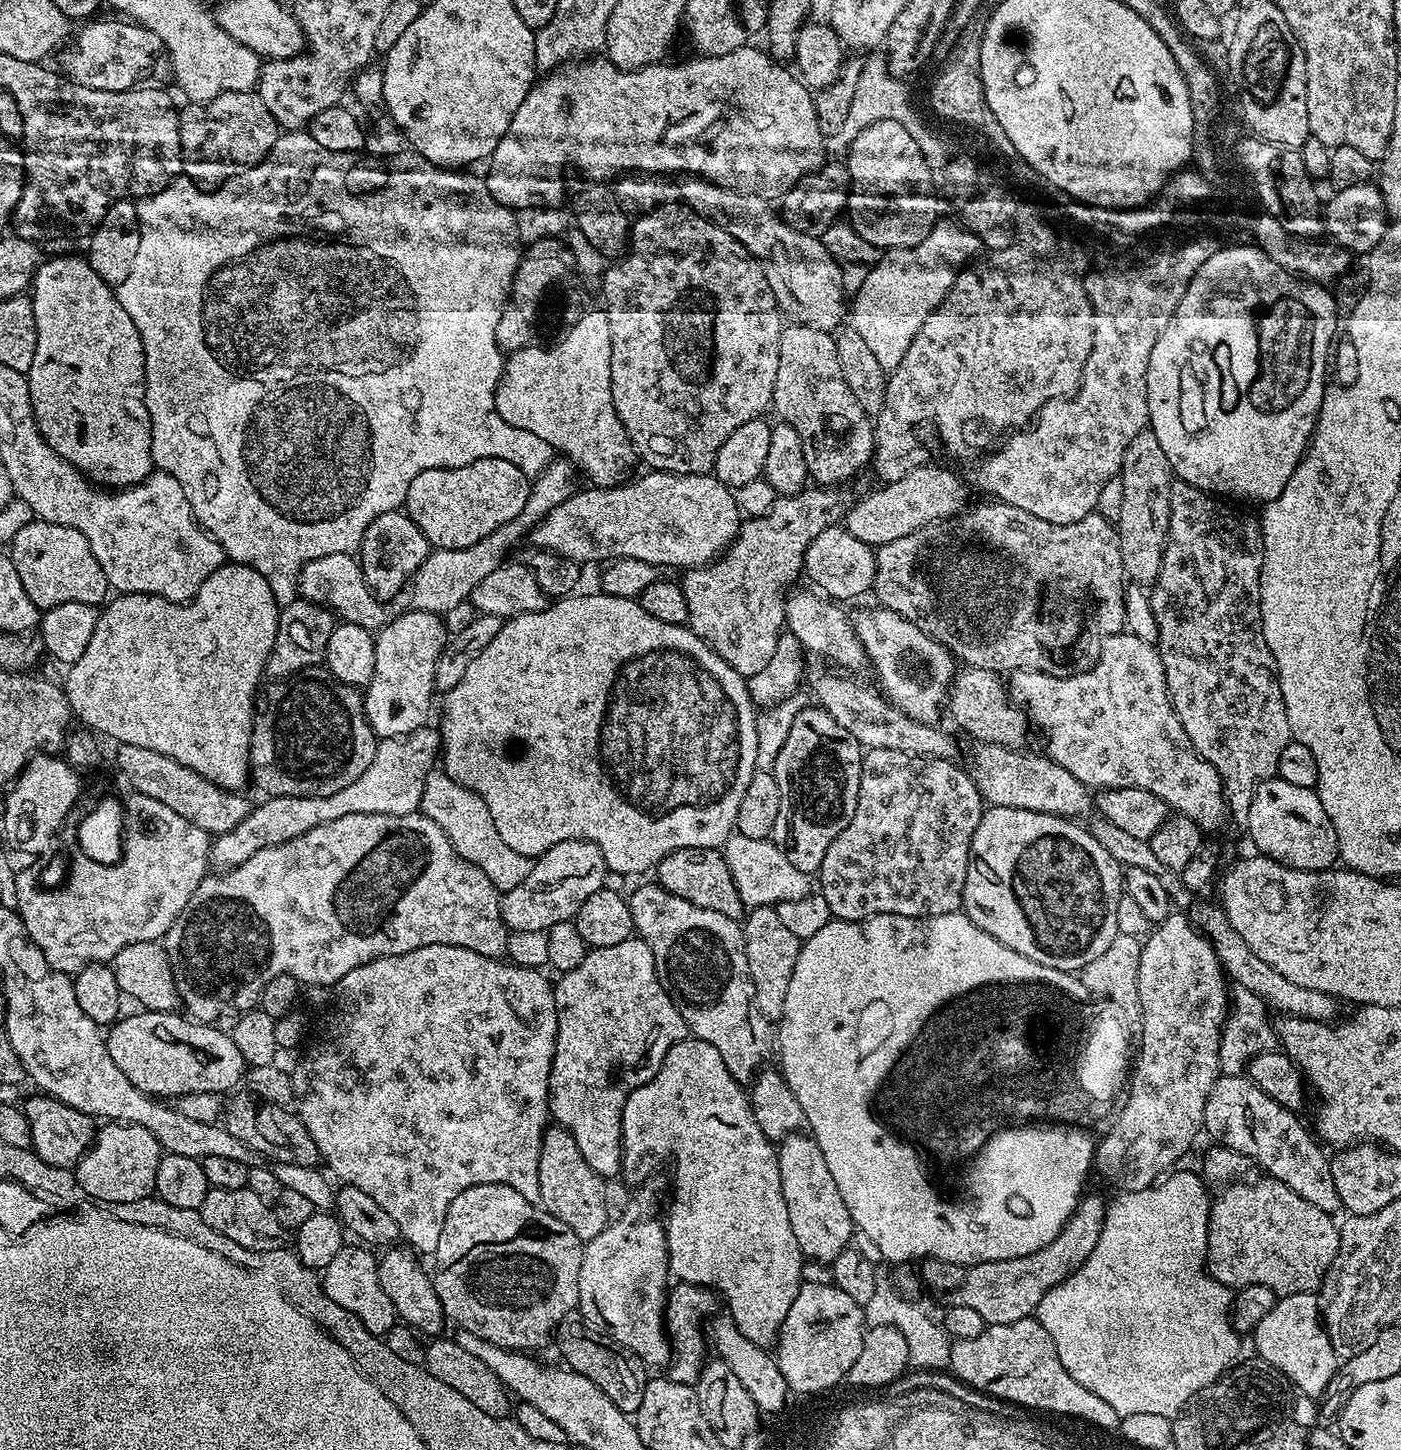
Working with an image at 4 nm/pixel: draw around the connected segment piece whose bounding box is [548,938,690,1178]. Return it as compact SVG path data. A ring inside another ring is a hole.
M631 938L616 946L593 948L574 970L563 973L559 979L554 984L558 1034L548 1079L548 1111L551 1119L574 1138L590 1170L605 1178L619 1177L624 1163L620 1139L626 1098L638 1086L652 1081L670 1046L689 1039L690 1033L682 1014L678 1014L674 1002L658 982L656 963L645 940Z

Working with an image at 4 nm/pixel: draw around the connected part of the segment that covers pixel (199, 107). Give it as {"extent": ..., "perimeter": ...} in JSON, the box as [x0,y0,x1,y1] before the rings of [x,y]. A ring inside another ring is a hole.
{"extent":[179,92,282,186],"perimeter":[[[227,92],[218,98],[203,102],[192,102],[189,108],[179,113],[181,130],[181,154],[183,156],[183,175],[196,181],[200,186],[219,186],[230,178],[253,168],[270,154],[274,142],[282,134],[279,124],[274,122],[274,114],[266,110],[266,102],[255,92]]]}

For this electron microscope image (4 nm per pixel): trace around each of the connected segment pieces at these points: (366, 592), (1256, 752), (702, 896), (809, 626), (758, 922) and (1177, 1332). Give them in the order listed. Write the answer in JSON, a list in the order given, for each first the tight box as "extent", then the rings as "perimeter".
[{"extent":[298,552,386,630],"perimeter":[[[347,552],[326,554],[326,558],[314,558],[314,562],[307,564],[300,572],[298,592],[311,604],[321,604],[345,624],[379,630],[386,623],[385,605],[374,595],[372,587],[366,582],[359,559]]]},{"extent":[1150,479,1293,821],"perimeter":[[[1173,479],[1170,486],[1170,526],[1168,527],[1168,540],[1164,543],[1164,553],[1162,554],[1162,570],[1156,583],[1150,588],[1150,606],[1154,610],[1154,622],[1158,622],[1158,638],[1156,644],[1162,658],[1162,666],[1166,674],[1166,686],[1168,687],[1168,696],[1172,699],[1174,710],[1178,714],[1178,718],[1182,722],[1182,726],[1186,730],[1186,734],[1190,738],[1192,748],[1206,762],[1210,762],[1210,766],[1214,766],[1214,770],[1218,770],[1218,778],[1222,782],[1222,790],[1224,791],[1224,801],[1228,803],[1228,810],[1231,819],[1247,821],[1250,814],[1250,802],[1254,802],[1254,790],[1258,790],[1258,786],[1262,786],[1262,782],[1273,779],[1280,771],[1280,759],[1282,758],[1282,750],[1286,750],[1288,744],[1293,743],[1292,731],[1290,730],[1290,722],[1286,718],[1286,702],[1282,698],[1282,686],[1280,679],[1276,673],[1276,663],[1274,662],[1274,654],[1270,654],[1270,646],[1266,646],[1266,638],[1262,634],[1262,618],[1260,617],[1260,571],[1264,565],[1264,536],[1260,533],[1259,523],[1255,519],[1251,520],[1248,516],[1239,516],[1232,508],[1227,508],[1227,503],[1221,502],[1215,495],[1203,492],[1200,488],[1195,488],[1186,483],[1185,480]]]},{"extent":[654,848,746,921],"perimeter":[[[683,848],[671,852],[662,858],[654,869],[655,879],[660,887],[678,898],[686,898],[694,906],[702,910],[714,910],[718,914],[726,914],[726,918],[739,921],[746,909],[738,890],[734,886],[734,878],[726,866],[723,855],[714,848]]]},{"extent":[784,591,865,674],"perimeter":[[[815,591],[795,592],[787,597],[788,605],[784,615],[787,631],[796,635],[798,642],[809,653],[817,652],[818,655],[825,656],[826,659],[833,660],[844,668],[849,668],[849,670],[844,669],[849,673],[856,674],[854,672],[860,667],[865,667],[864,647],[856,633],[855,623],[840,609],[843,607]]]},{"extent":[742,904,802,1022],"perimeter":[[[771,904],[751,909],[743,917],[742,927],[746,962],[754,986],[752,999],[768,1021],[778,1022],[784,1017],[786,990],[790,990],[790,978],[794,978],[794,966],[798,962],[802,942],[794,938],[794,933],[778,919],[776,909]]]},{"extent":[1034,1170,1242,1418],"perimeter":[[[1176,1170],[1165,1175],[1162,1182],[1157,1182],[1150,1188],[1120,1192],[1117,1200],[1113,1204],[1111,1201],[1104,1209],[1102,1232],[1098,1234],[1094,1250],[1090,1250],[1090,1258],[1086,1258],[1082,1267],[1076,1272],[1071,1272],[1061,1284],[1051,1288],[1042,1298],[1042,1302],[1038,1302],[1034,1313],[1034,1318],[1046,1330],[1046,1334],[1050,1334],[1054,1342],[1054,1350],[1058,1350],[1058,1358],[1062,1358],[1062,1366],[1066,1366],[1070,1378],[1074,1378],[1074,1382],[1082,1382],[1082,1386],[1098,1394],[1102,1402],[1114,1406],[1114,1410],[1122,1418],[1139,1413],[1160,1414],[1175,1418],[1188,1405],[1188,1401],[1195,1392],[1210,1386],[1241,1359],[1240,1340],[1242,1336],[1234,1330],[1232,1325],[1233,1289],[1215,1280],[1206,1267],[1210,1207],[1210,1195],[1208,1196],[1207,1190],[1209,1189],[1197,1173],[1196,1177],[1192,1172],[1180,1171]]]}]

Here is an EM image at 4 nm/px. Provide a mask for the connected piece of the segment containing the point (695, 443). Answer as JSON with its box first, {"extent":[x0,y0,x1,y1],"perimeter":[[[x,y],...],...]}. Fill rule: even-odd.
{"extent":[598,202,782,476],"perimeter":[[[682,202],[664,204],[653,212],[637,215],[631,221],[627,249],[618,262],[605,268],[598,293],[604,299],[602,307],[610,322],[610,394],[614,410],[618,410],[618,418],[639,459],[645,460],[647,467],[657,472],[673,472],[679,476],[711,473],[716,466],[718,450],[722,450],[722,442],[726,442],[726,438],[730,438],[738,426],[761,419],[765,415],[764,411],[769,411],[774,394],[774,378],[778,378],[782,313],[770,290],[770,282],[766,282],[766,274],[762,274],[762,266],[748,253],[746,246],[738,242],[738,238],[730,238],[726,230],[698,215],[693,208],[686,207]]]}

